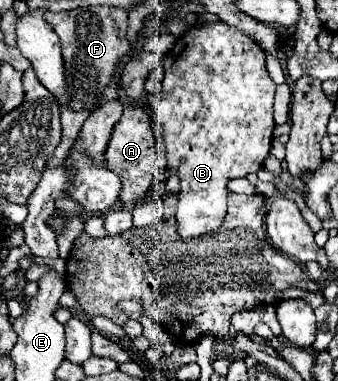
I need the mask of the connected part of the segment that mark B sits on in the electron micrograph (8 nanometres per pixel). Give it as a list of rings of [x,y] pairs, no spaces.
[[[225,23],[193,25],[177,39],[175,47],[161,61],[165,71],[161,89],[147,94],[147,102],[157,118],[154,124],[164,130],[167,161],[177,167],[181,177],[181,193],[177,203],[177,233],[183,239],[195,239],[215,231],[227,213],[227,183],[229,179],[257,173],[271,151],[273,141],[273,95],[275,83],[265,67],[265,53],[239,29]]]

